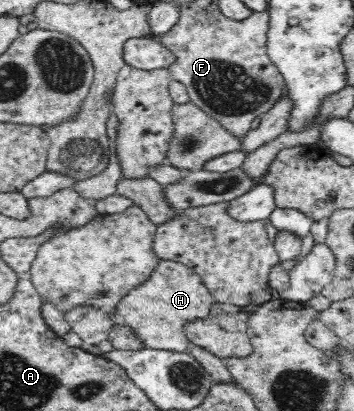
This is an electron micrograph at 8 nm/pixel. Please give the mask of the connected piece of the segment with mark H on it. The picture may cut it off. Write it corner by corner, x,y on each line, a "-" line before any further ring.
159,260
151,275
135,287
115,306
119,320
134,329
136,335
140,335
146,349
190,353
191,342
184,328
190,322
206,320
214,303
202,277
181,262

